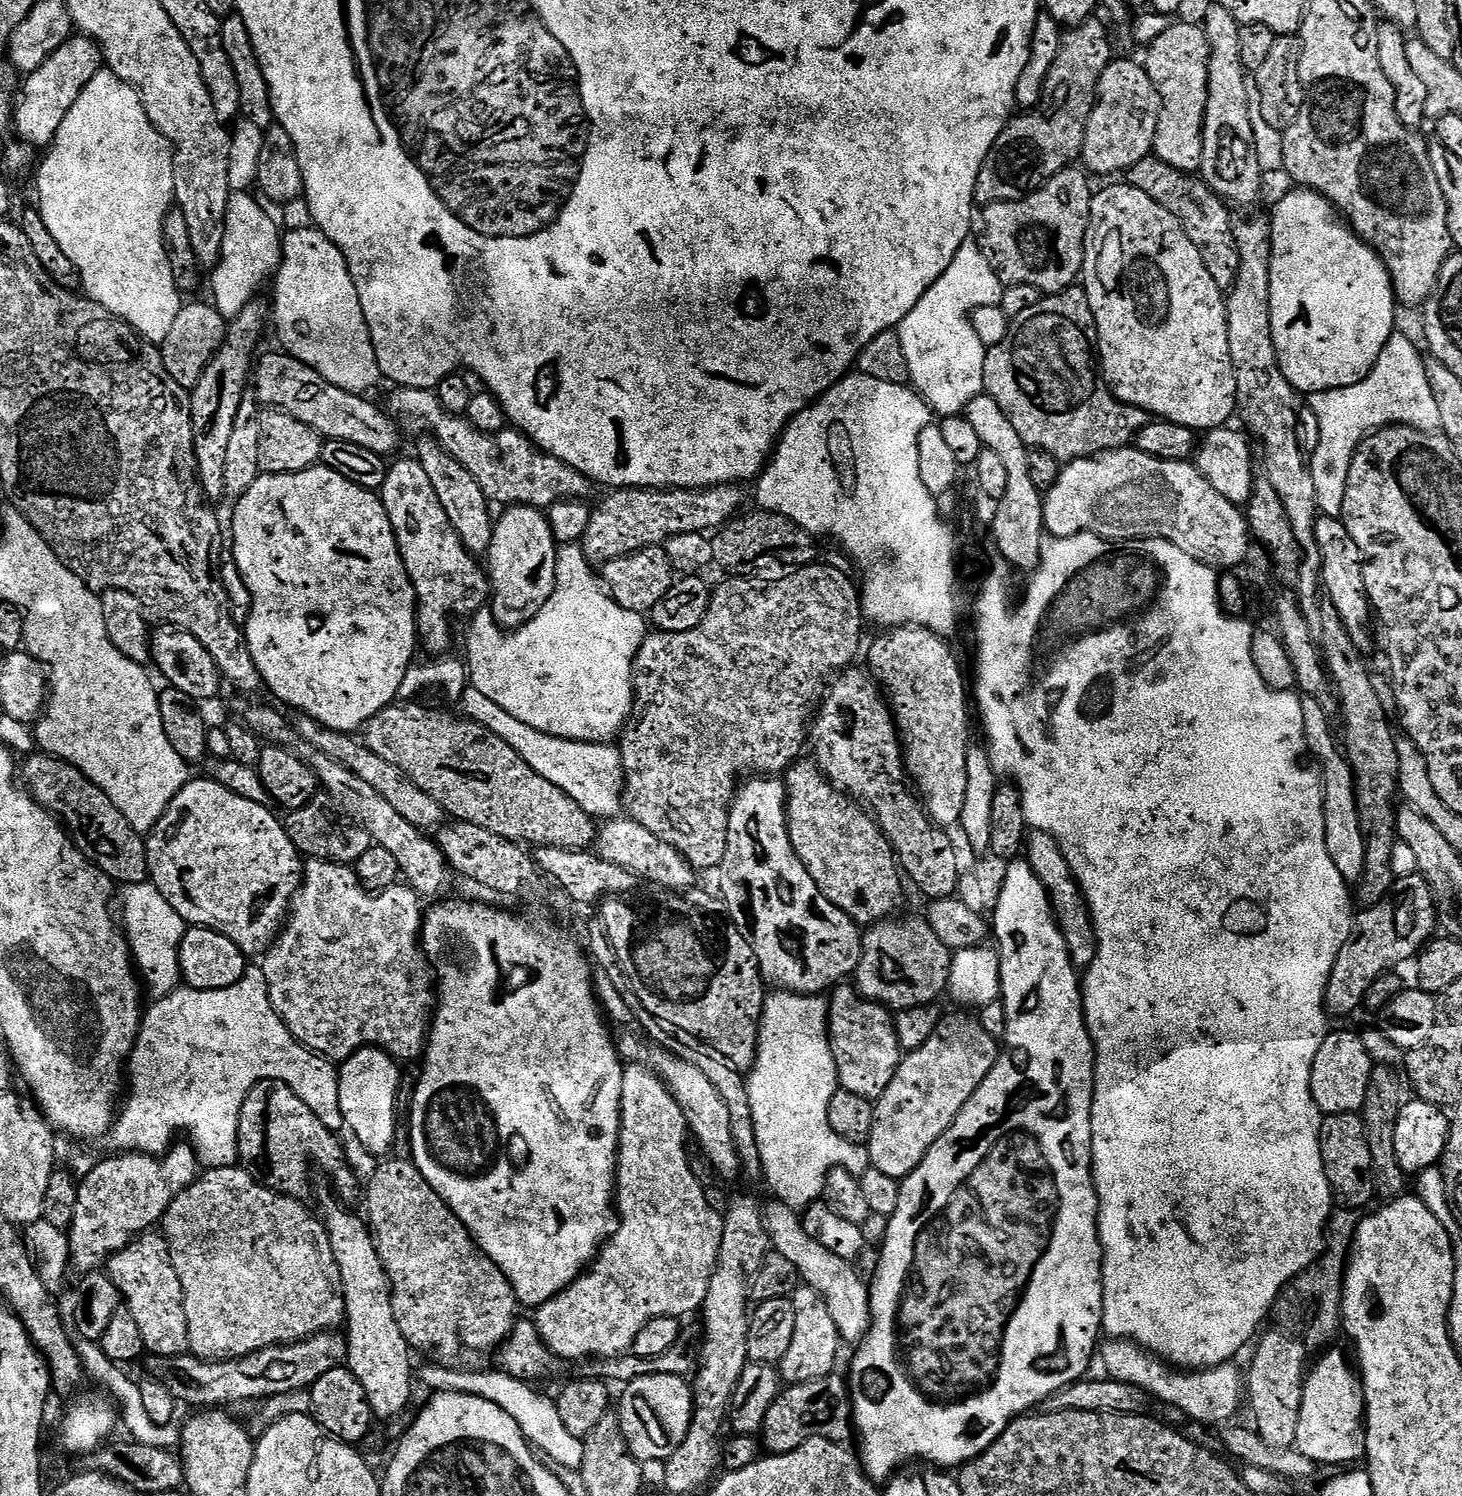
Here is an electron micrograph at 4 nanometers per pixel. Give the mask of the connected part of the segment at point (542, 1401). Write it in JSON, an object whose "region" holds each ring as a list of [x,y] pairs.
{"region":[[[431,1364],[418,1372],[418,1380],[432,1392],[442,1393],[466,1393],[474,1397],[485,1398],[492,1402],[500,1410],[509,1414],[514,1422],[518,1423],[518,1428],[522,1430],[524,1439],[529,1445],[546,1454],[546,1458],[554,1463],[562,1464],[568,1469],[577,1470],[582,1464],[582,1457],[585,1454],[583,1440],[576,1439],[562,1423],[562,1418],[558,1415],[555,1401],[540,1396],[533,1385],[525,1380],[516,1379],[506,1375],[502,1370],[496,1372],[478,1372],[476,1374],[464,1374],[458,1372],[456,1368],[449,1368],[442,1364]]]}

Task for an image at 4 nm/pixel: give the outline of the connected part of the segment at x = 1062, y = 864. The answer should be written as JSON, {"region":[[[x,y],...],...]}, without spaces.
{"region":[[[1032,832],[1026,840],[1026,859],[1034,870],[1038,882],[1048,891],[1052,914],[1056,917],[1060,933],[1064,935],[1068,952],[1072,956],[1072,964],[1077,970],[1088,969],[1096,956],[1096,931],[1092,926],[1092,916],[1088,913],[1088,903],[1084,901],[1084,893],[1080,891],[1066,858],[1058,850],[1050,834]]]}

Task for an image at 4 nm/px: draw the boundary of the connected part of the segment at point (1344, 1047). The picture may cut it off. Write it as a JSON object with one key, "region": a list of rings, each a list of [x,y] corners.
{"region":[[[1329,1031],[1310,1070],[1310,1090],[1316,1107],[1324,1116],[1359,1113],[1366,1102],[1366,1086],[1370,1086],[1373,1067],[1370,1054],[1366,1054],[1366,1046],[1362,1046],[1355,1031]]]}

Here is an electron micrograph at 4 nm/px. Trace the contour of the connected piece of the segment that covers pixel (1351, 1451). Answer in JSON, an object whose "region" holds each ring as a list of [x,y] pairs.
{"region":[[[1338,1350],[1325,1351],[1316,1366],[1307,1373],[1303,1388],[1302,1410],[1299,1411],[1298,1427],[1295,1431],[1295,1451],[1310,1458],[1317,1465],[1350,1464],[1364,1456],[1364,1396],[1359,1377],[1345,1356]]]}

